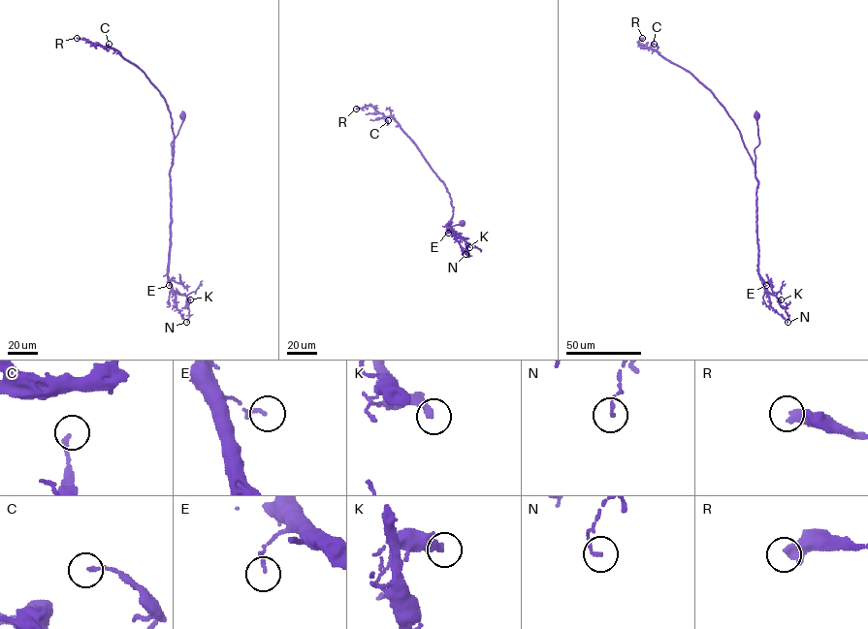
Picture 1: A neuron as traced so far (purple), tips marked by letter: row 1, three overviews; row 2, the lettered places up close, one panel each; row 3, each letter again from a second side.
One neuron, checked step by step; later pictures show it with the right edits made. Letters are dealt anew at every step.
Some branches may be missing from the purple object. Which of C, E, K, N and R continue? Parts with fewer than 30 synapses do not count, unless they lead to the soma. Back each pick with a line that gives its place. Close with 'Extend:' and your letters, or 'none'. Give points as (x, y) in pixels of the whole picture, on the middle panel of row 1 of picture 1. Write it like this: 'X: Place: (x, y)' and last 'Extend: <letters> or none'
Extend: none

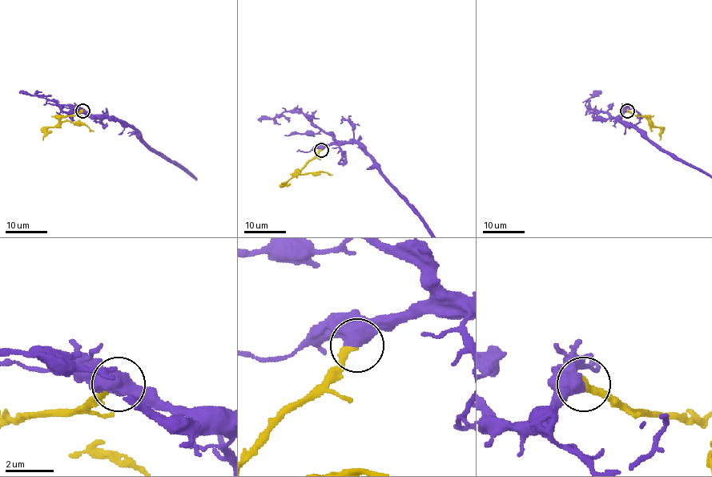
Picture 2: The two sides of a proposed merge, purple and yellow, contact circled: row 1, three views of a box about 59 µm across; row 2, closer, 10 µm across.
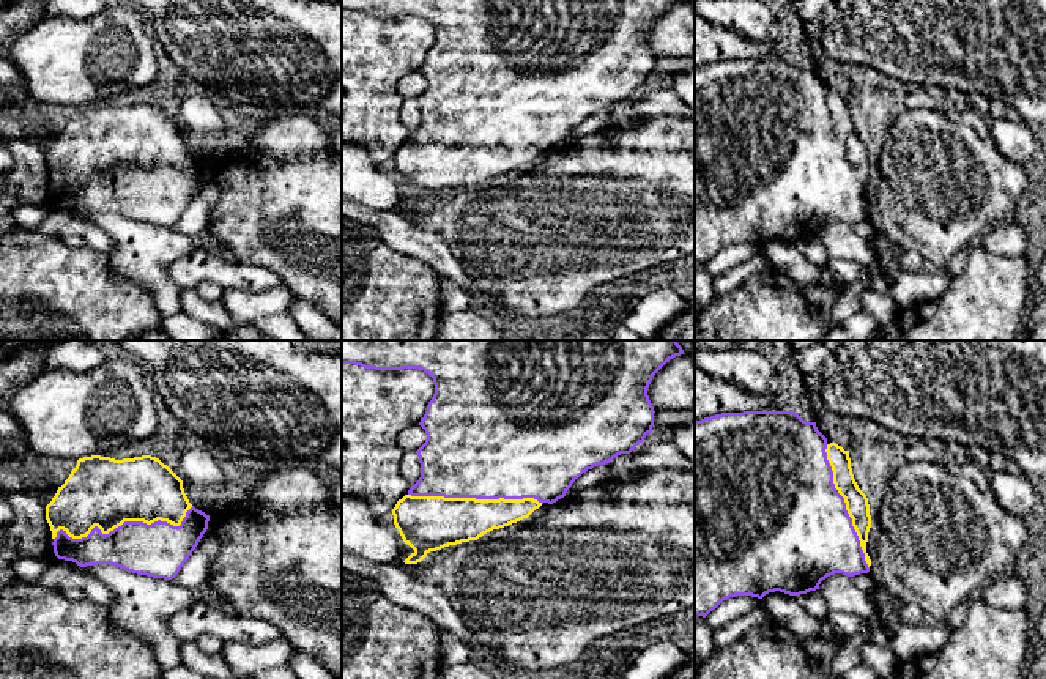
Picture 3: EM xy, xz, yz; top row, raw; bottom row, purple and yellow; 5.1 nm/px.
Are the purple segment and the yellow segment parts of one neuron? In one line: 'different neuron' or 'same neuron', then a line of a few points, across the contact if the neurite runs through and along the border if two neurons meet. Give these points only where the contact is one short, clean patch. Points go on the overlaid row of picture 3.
same neuron

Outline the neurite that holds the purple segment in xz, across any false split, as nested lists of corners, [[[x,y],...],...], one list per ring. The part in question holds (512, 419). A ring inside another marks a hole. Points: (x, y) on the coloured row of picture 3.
[[[342,340],[342,364],[375,370],[419,369],[433,378],[435,394],[419,425],[427,440],[416,451],[421,477],[392,509],[394,525],[405,544],[414,551],[405,564],[421,562],[430,551],[449,545],[477,540],[484,534],[528,518],[543,503],[564,498],[572,484],[588,469],[610,463],[621,454],[630,454],[654,427],[654,406],[647,395],[652,377],[673,358],[685,354],[676,340]]]

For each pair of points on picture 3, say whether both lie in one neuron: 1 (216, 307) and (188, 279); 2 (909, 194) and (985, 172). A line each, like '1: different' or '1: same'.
1: different
2: same

